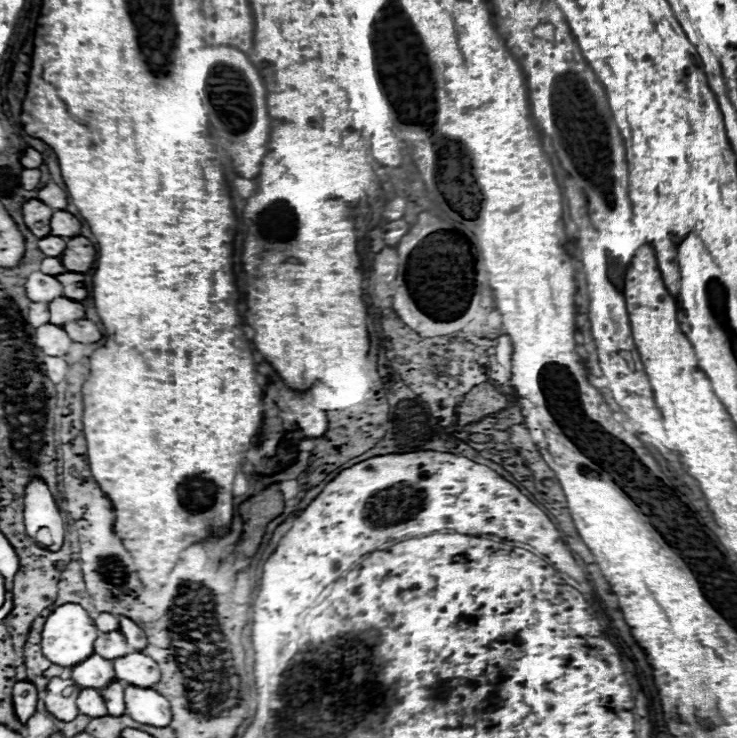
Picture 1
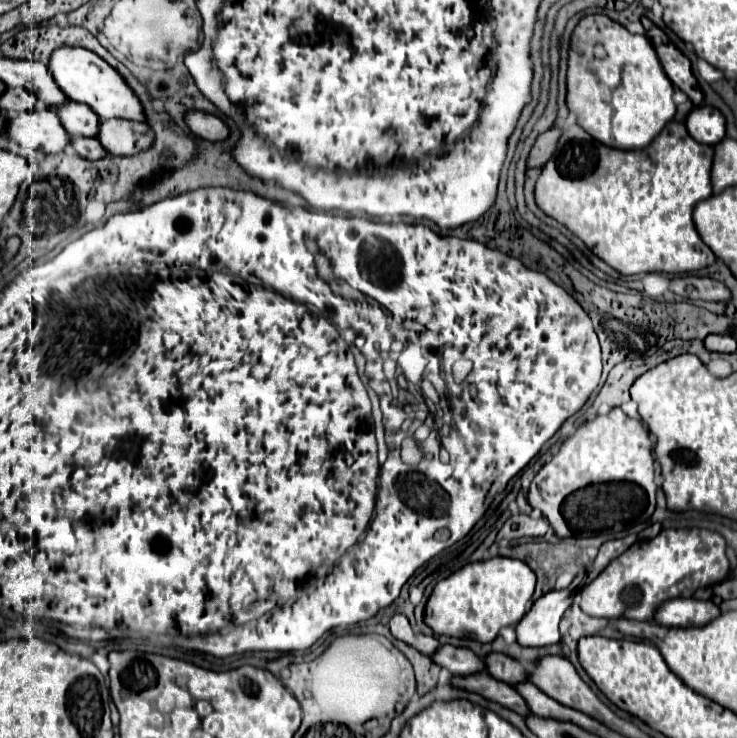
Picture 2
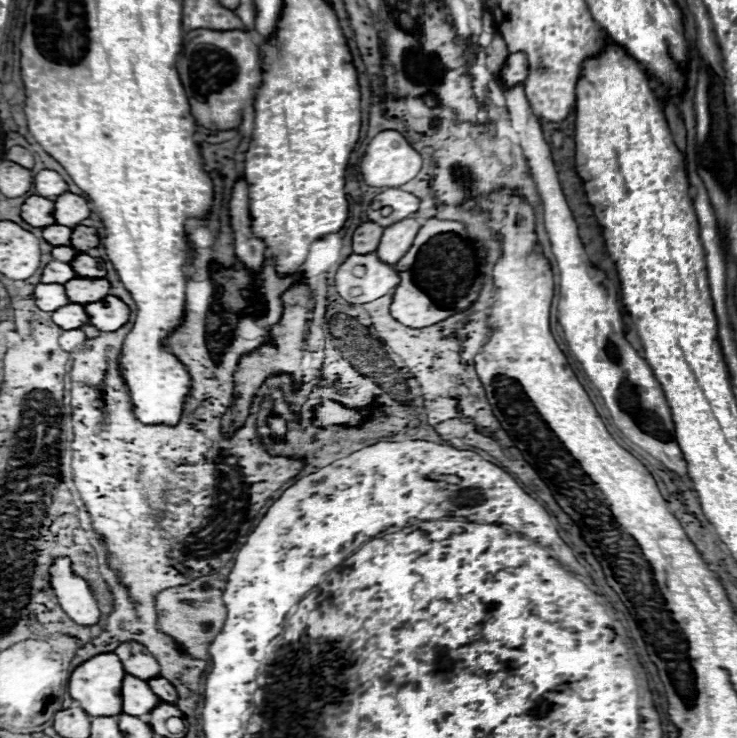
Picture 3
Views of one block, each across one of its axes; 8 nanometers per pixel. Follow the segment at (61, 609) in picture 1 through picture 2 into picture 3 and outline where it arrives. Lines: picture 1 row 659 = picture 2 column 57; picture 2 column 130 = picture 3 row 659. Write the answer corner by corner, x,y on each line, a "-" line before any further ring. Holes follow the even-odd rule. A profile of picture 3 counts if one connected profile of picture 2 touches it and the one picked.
98,654
84,664
80,664
68,682
68,692
70,696
80,704
80,708
90,714
90,716
116,716
122,712
122,680
126,672
122,662
118,660
116,654

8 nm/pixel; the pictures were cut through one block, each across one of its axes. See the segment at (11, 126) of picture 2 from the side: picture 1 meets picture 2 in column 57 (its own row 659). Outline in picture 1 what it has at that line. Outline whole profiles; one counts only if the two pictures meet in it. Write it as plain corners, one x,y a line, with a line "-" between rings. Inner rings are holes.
128,652
126,656
120,656
114,664
114,674
118,680
134,686
144,686
150,688
160,680
160,668
158,664
146,656
144,652

